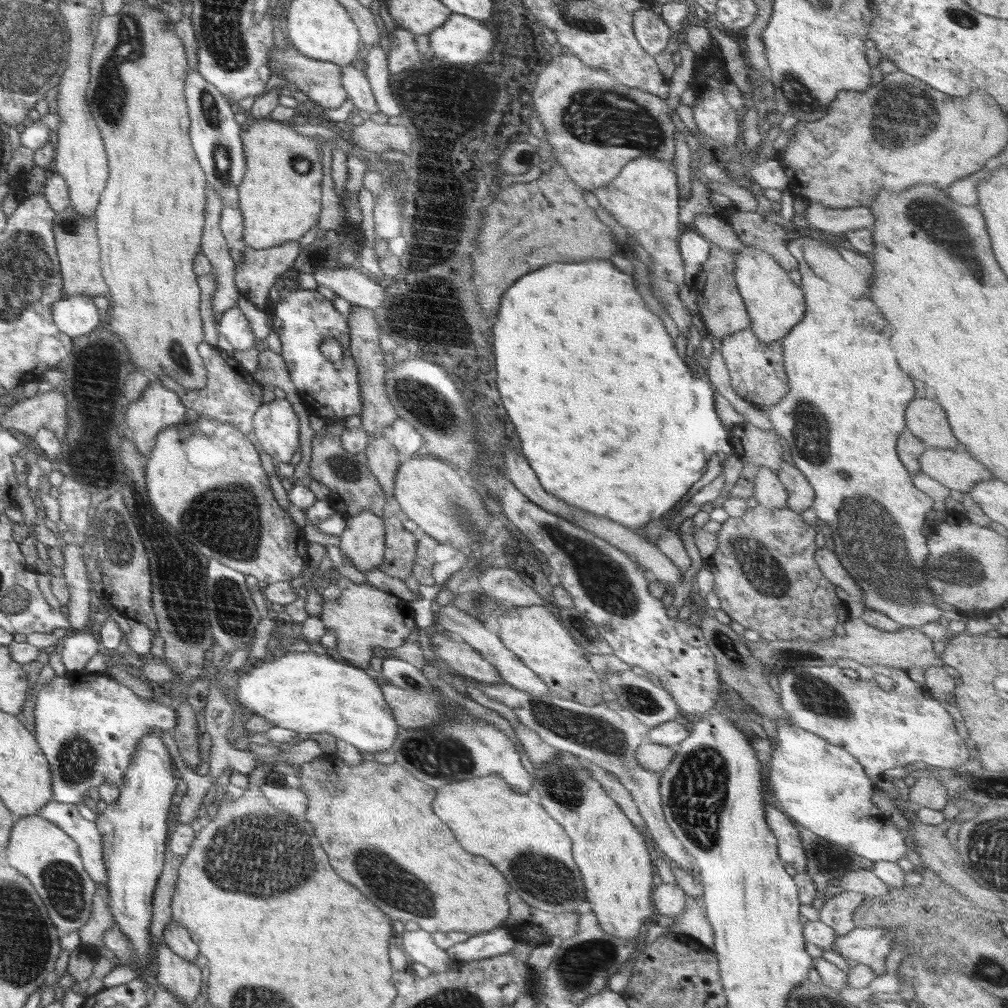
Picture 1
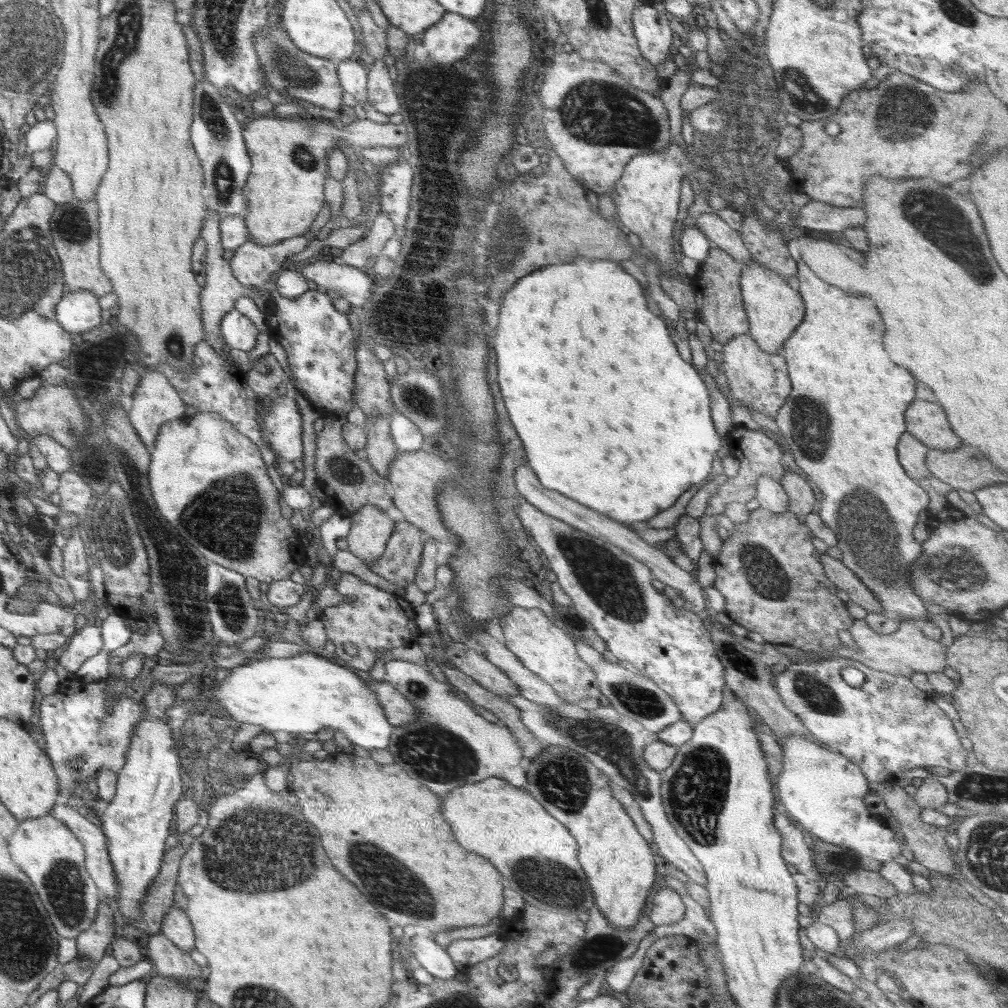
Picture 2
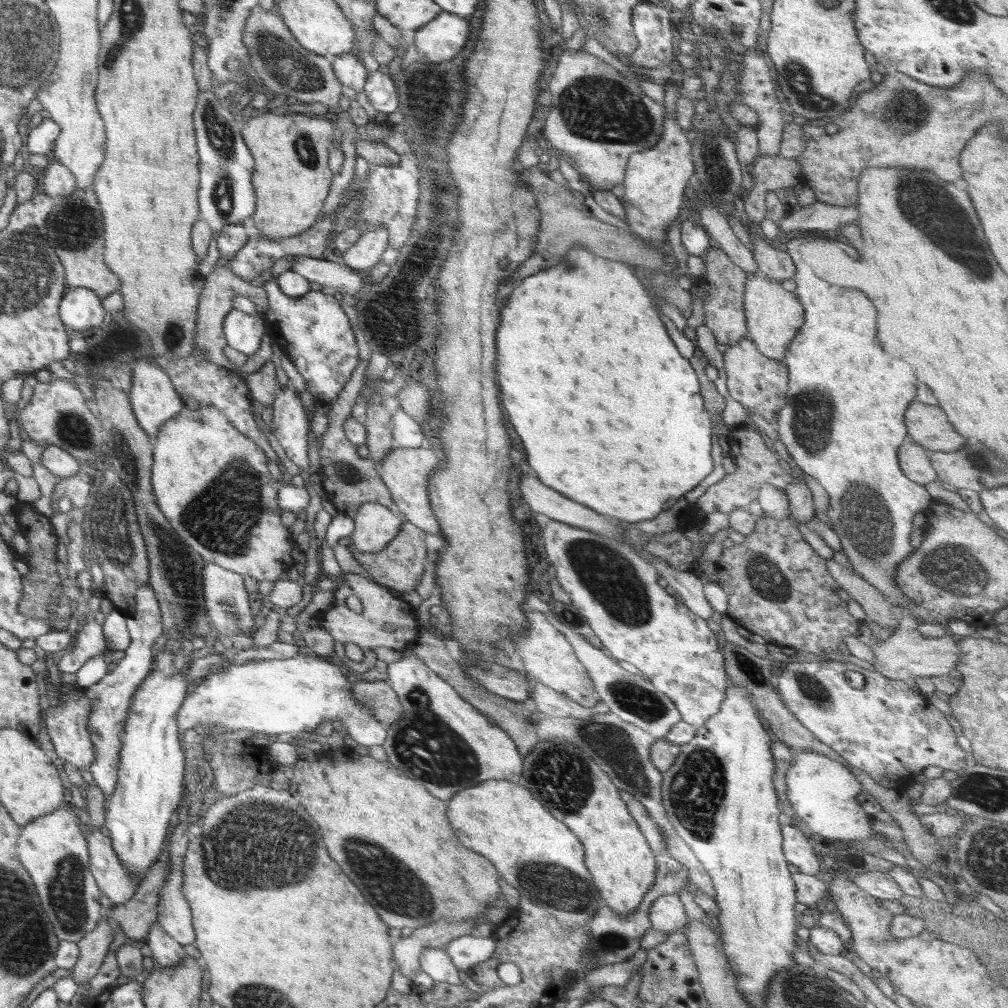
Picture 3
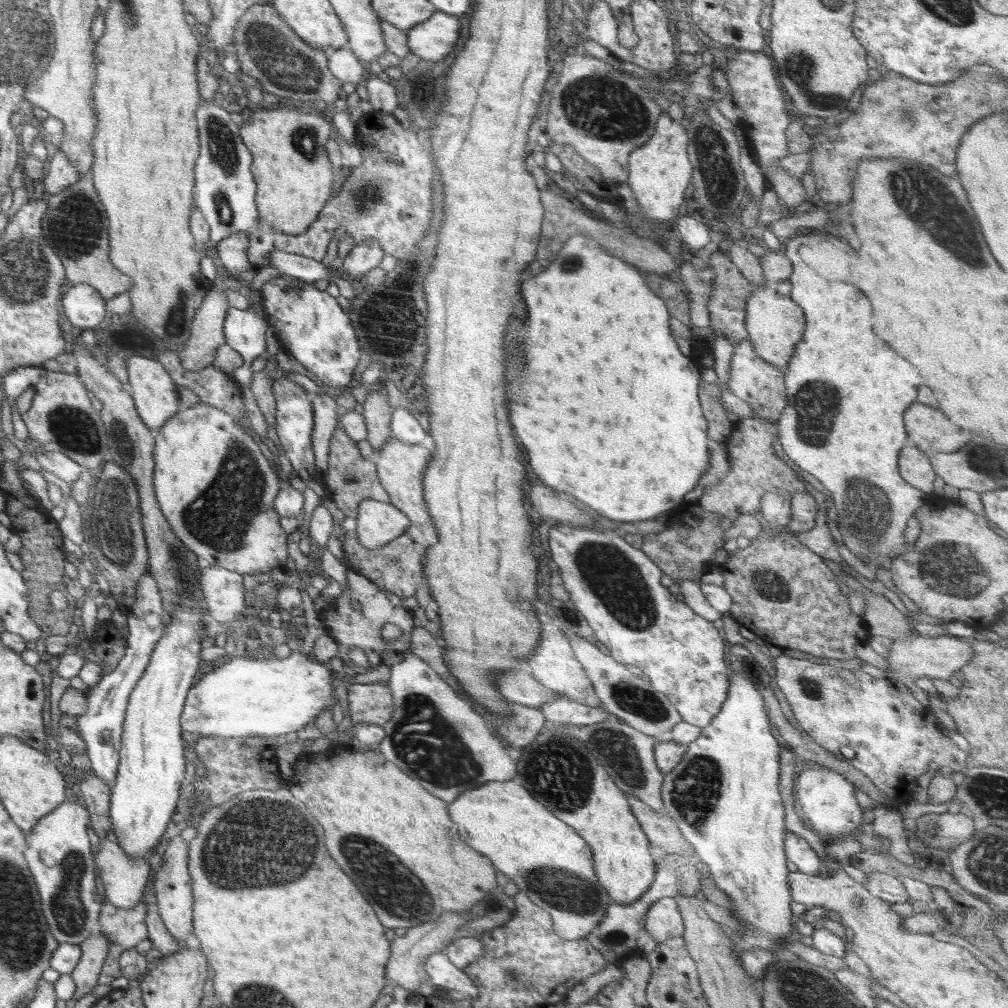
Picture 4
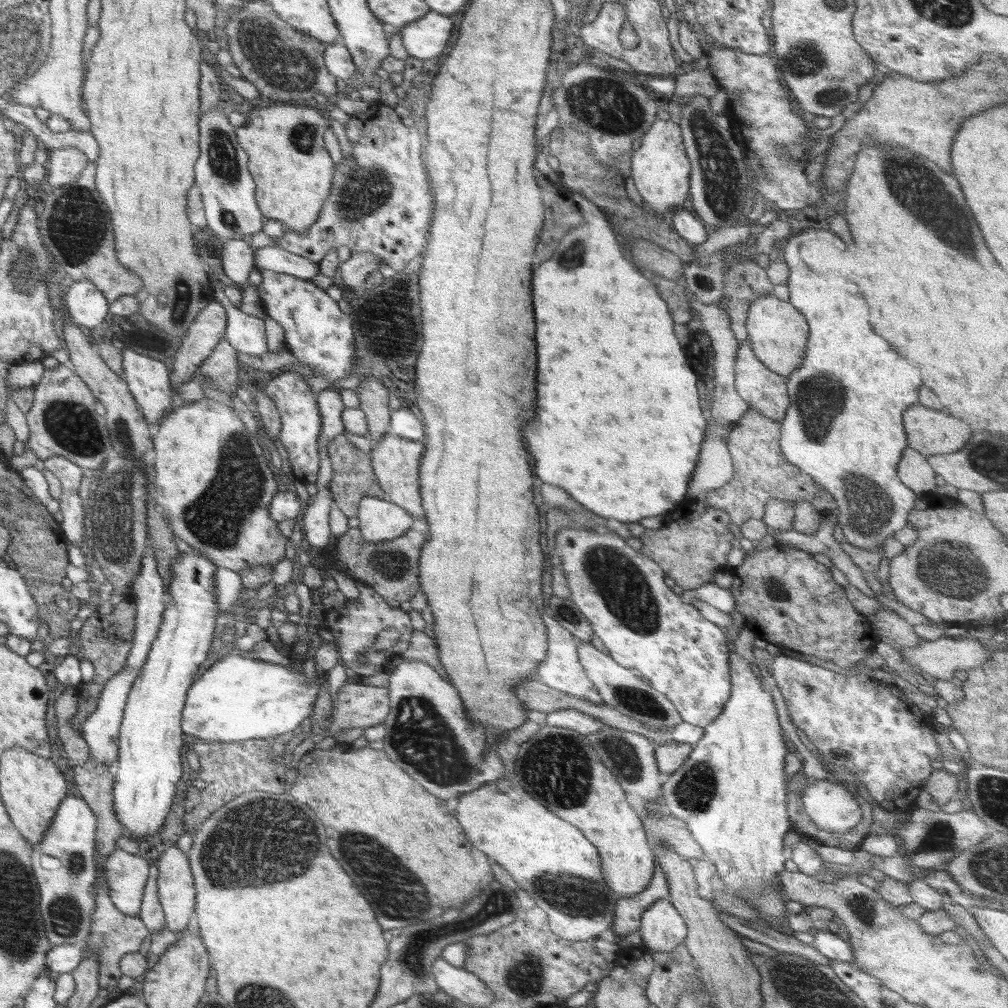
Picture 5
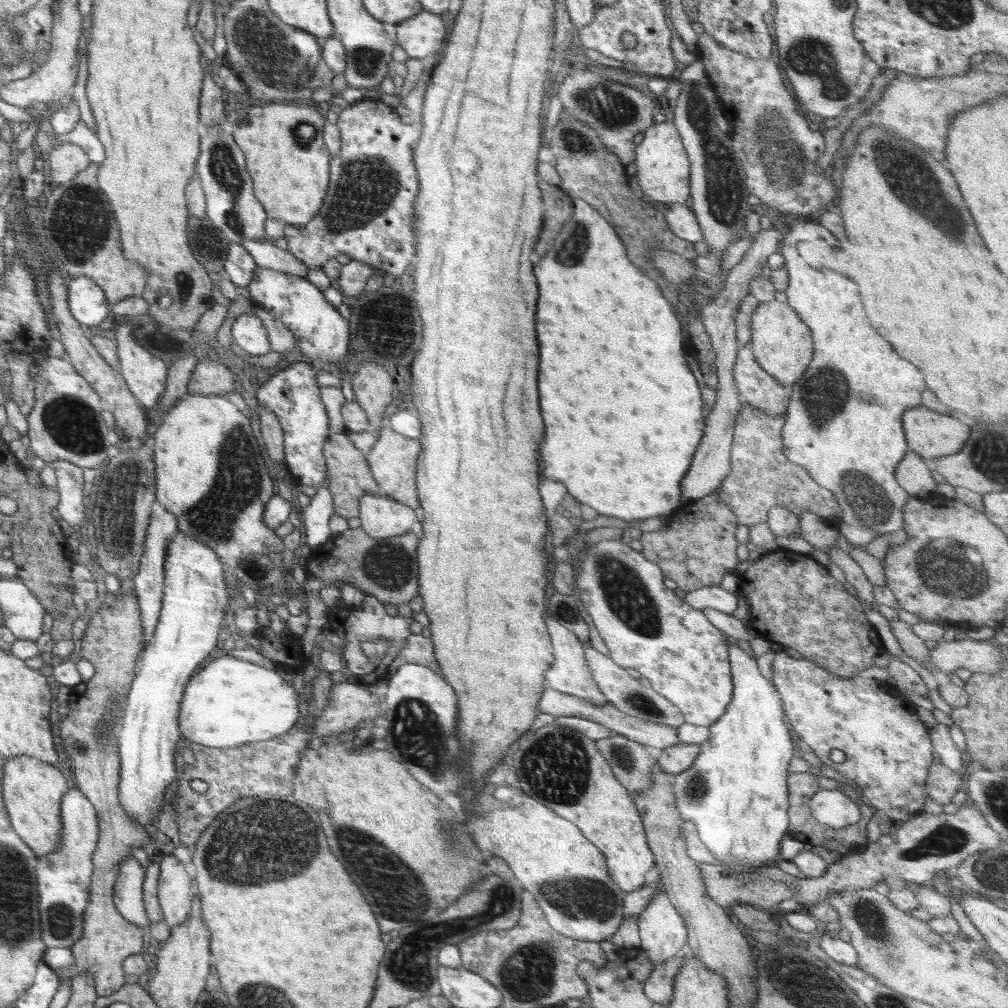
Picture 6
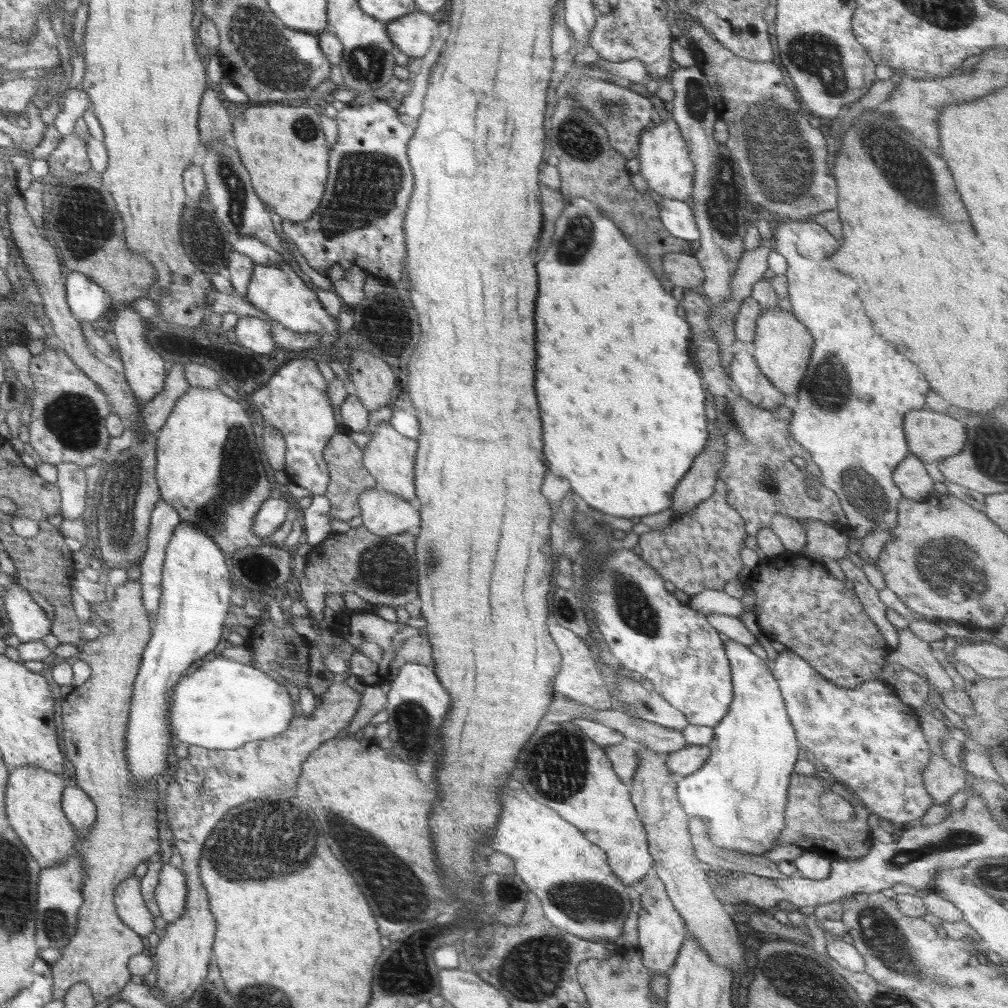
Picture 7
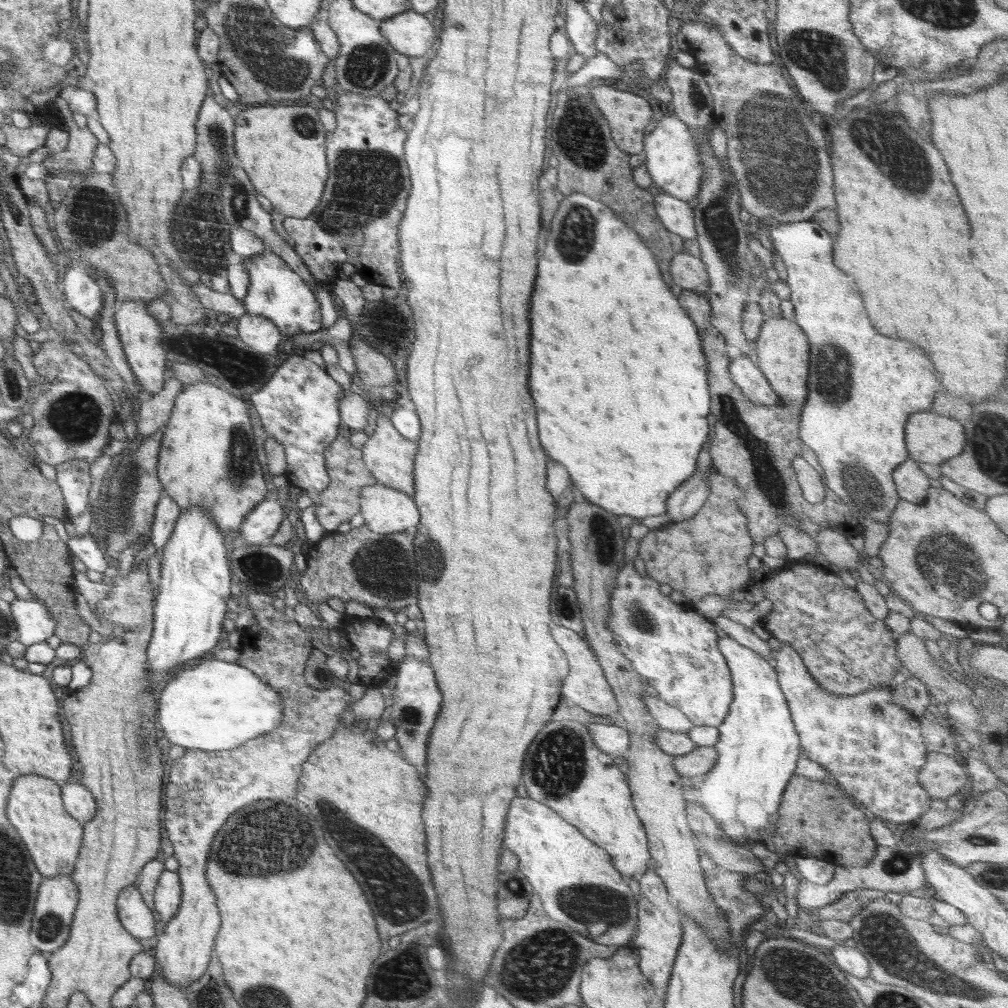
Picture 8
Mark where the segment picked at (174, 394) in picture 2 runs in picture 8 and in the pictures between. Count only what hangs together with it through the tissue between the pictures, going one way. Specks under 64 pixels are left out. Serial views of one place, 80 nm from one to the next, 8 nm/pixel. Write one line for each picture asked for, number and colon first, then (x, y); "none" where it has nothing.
3: (153, 397)
4: (155, 394)
5: (147, 378)
6: (144, 374)
7: (144, 371)
8: (140, 334)

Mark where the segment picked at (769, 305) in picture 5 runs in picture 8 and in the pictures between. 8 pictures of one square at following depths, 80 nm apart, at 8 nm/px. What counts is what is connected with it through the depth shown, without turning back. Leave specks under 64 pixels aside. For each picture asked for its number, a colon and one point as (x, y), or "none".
6: (782, 345)
7: (783, 346)
8: (782, 348)

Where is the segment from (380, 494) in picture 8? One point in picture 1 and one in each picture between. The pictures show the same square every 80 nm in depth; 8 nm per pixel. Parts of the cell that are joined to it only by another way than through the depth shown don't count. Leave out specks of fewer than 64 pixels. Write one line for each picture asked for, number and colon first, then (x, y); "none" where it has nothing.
1: (363, 540)
2: (370, 530)
3: (376, 525)
4: (378, 523)
5: (380, 520)
6: (382, 517)
7: (383, 513)

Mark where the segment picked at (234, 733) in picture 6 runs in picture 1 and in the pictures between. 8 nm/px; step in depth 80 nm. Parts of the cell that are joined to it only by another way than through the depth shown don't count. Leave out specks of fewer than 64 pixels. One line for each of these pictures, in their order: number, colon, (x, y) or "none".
1: (89, 726)
2: (311, 691)
3: (296, 694)
4: (245, 697)
5: (237, 699)

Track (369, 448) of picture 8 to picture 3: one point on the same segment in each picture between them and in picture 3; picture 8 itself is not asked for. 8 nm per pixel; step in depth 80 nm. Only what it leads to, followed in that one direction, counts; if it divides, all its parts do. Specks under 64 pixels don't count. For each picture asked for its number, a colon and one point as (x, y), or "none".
3: (405, 471)
4: (400, 466)
5: (395, 461)
6: (392, 460)
7: (389, 457)

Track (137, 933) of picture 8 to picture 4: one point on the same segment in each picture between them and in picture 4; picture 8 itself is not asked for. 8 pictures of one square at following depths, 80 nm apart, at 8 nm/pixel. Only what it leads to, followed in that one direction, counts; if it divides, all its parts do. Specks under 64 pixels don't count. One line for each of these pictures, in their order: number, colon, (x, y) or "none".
4: (123, 877)
5: (128, 873)
6: (128, 889)
7: (133, 911)

